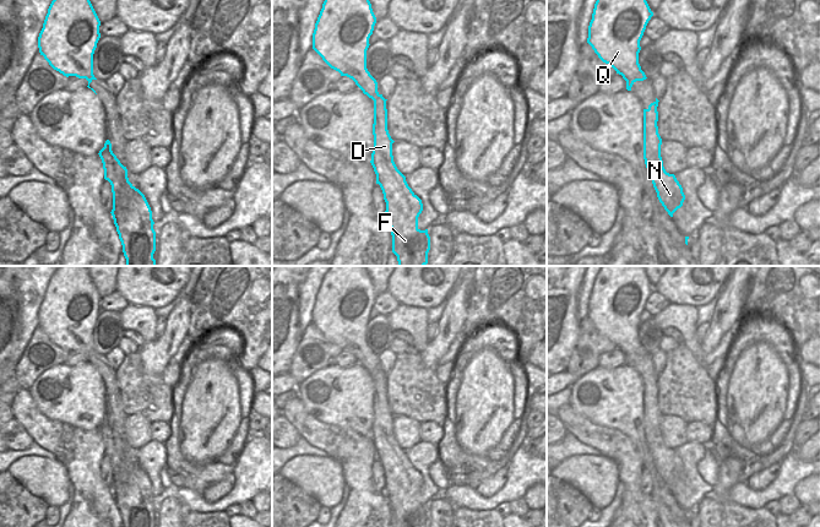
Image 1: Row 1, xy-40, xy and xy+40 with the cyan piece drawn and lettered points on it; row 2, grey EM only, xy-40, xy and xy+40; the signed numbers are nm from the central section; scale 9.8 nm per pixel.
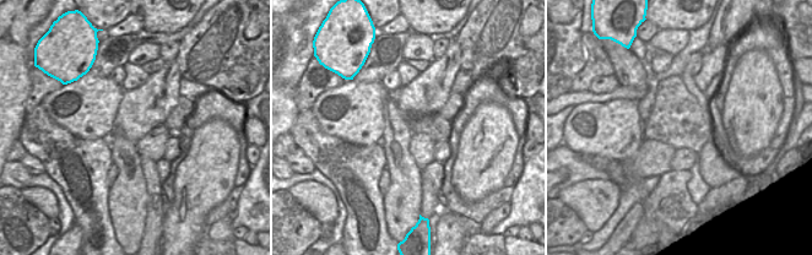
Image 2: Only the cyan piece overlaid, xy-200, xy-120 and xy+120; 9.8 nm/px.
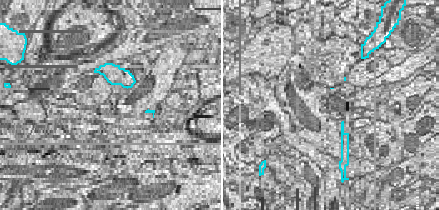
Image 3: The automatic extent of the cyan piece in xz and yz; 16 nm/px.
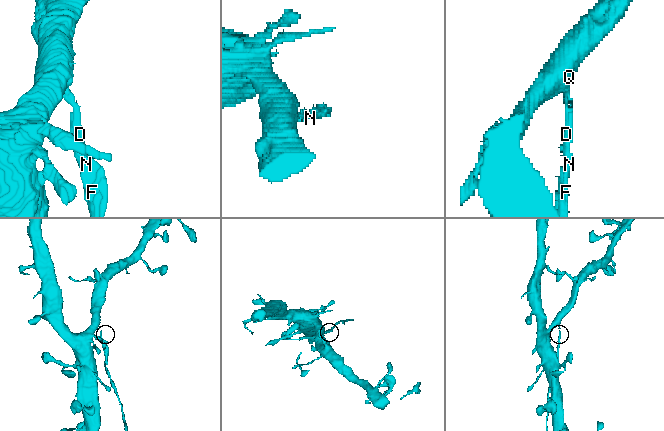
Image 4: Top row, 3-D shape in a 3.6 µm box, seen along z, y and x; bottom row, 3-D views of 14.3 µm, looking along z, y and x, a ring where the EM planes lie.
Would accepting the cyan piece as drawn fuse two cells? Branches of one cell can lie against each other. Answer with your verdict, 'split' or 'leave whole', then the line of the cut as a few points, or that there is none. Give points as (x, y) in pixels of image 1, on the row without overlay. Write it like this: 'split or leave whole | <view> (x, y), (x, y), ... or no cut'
split | xy (378, 368), (373, 374)

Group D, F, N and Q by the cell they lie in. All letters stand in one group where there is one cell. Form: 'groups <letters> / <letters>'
groups D F N / Q

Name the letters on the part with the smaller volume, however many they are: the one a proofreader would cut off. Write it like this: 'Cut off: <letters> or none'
Cut off: D, F, N

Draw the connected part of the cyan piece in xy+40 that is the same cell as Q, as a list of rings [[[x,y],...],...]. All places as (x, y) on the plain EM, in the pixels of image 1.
[[[602,266],[594,278],[587,317],[603,337],[623,351],[628,365],[636,355],[647,353],[639,338],[639,327],[640,315],[652,290],[643,266]]]

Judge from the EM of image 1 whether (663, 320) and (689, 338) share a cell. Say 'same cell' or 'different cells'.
same cell

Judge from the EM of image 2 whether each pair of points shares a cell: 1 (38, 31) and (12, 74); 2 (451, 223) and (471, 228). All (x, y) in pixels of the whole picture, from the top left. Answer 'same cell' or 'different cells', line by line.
1: different cells
2: different cells

